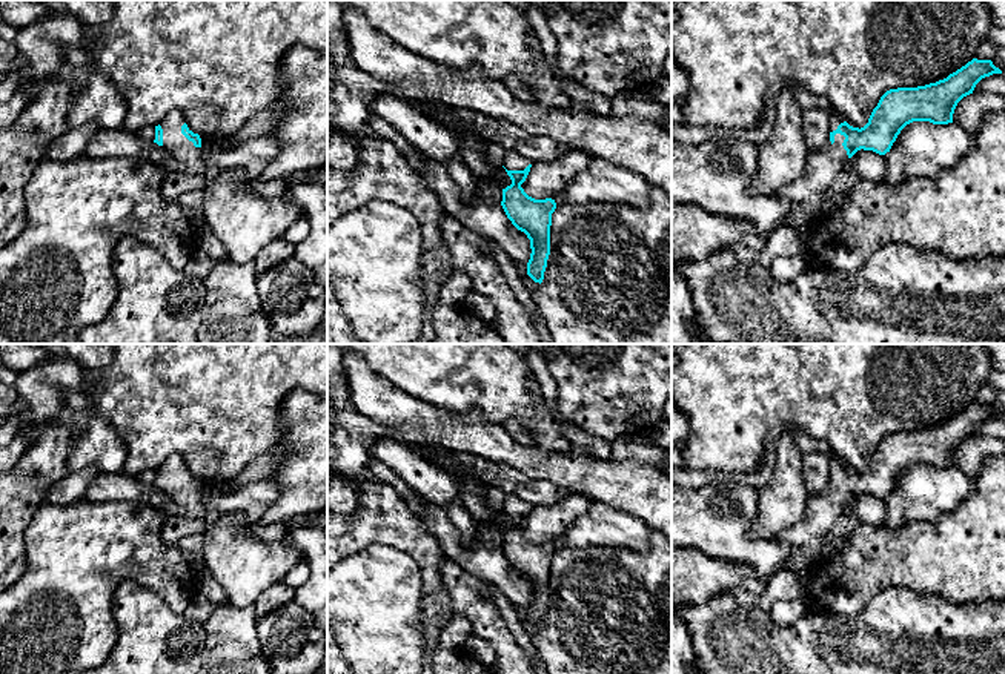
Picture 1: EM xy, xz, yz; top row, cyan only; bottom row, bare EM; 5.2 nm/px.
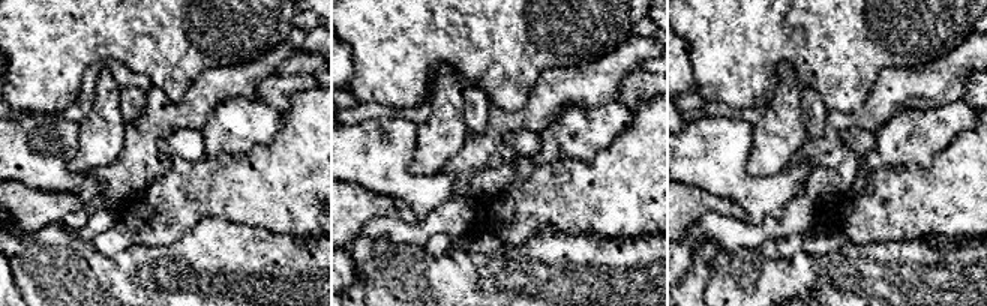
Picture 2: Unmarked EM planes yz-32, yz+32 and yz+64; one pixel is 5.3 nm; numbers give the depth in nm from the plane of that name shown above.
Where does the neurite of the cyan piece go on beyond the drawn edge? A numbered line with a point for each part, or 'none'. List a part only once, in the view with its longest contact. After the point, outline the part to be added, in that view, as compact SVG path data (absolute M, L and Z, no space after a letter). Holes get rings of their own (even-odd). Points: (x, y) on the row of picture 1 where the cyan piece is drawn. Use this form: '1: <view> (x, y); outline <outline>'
1: yz (825, 174); outline M836 134L833 143L828 138L824 147L810 150L802 175L778 192L776 198L790 204L785 226L811 226L827 198L851 192L859 178L847 167L850 158L844 140Z

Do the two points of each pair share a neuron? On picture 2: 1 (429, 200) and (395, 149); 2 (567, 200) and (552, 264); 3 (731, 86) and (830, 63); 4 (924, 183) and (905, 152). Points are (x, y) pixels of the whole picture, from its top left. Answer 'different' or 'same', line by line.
1: same
2: different
3: same
4: different

